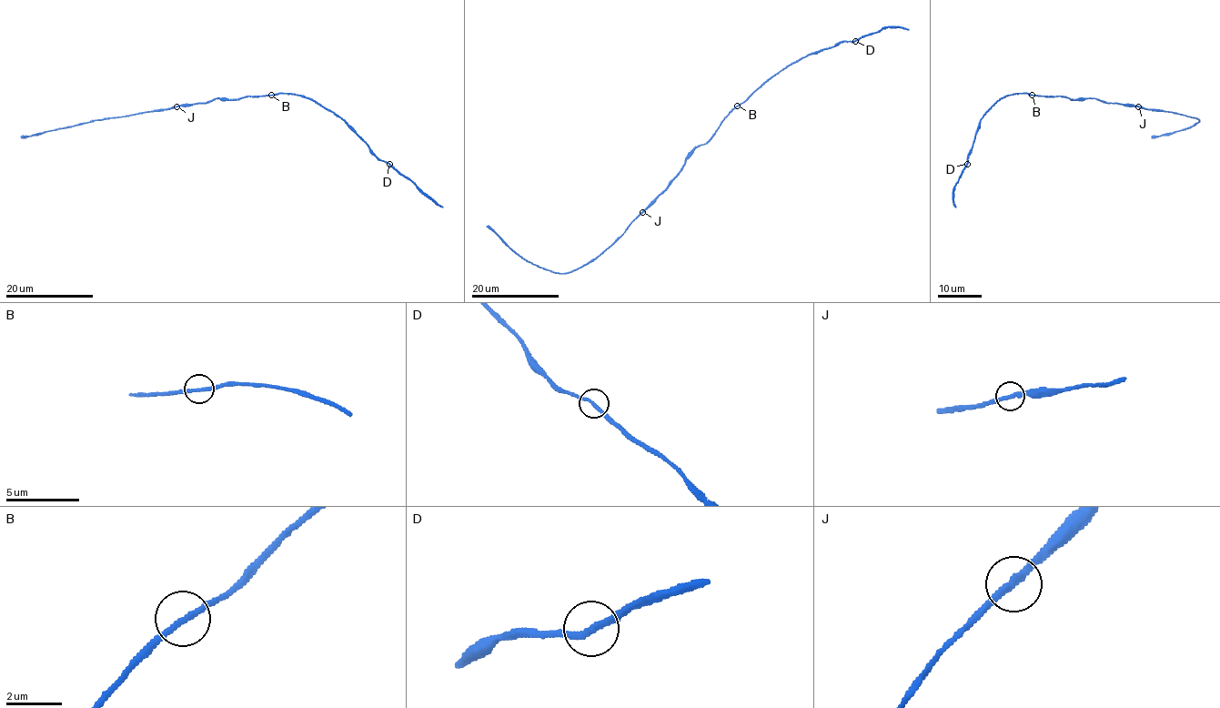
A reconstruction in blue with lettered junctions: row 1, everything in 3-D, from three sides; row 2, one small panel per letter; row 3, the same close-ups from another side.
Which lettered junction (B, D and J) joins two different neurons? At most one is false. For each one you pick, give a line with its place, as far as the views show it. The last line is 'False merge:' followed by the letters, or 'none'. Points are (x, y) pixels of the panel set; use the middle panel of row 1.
False merge: none

